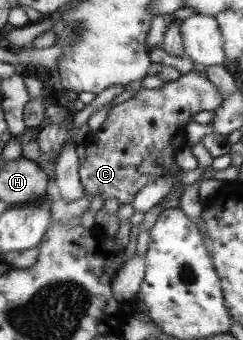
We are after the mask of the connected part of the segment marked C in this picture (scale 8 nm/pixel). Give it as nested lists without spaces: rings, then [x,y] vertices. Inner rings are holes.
[[[191,70],[185,74],[180,74],[177,80],[163,81],[159,88],[145,89],[143,87],[140,87],[138,91],[135,91],[131,98],[122,103],[112,105],[111,108],[109,108],[109,110],[107,110],[106,112],[107,124],[105,124],[105,121],[103,121],[101,123],[101,126],[99,126],[99,128],[95,132],[92,132],[87,138],[83,140],[86,155],[83,163],[78,166],[78,177],[83,190],[87,194],[91,194],[94,199],[99,199],[101,202],[104,202],[108,198],[115,198],[115,200],[119,202],[120,206],[121,204],[130,203],[133,195],[144,184],[156,181],[157,179],[173,179],[174,186],[170,188],[170,192],[173,191],[174,188],[183,187],[182,182],[178,180],[178,176],[183,172],[183,170],[179,169],[177,165],[175,165],[174,155],[179,152],[181,148],[186,146],[186,142],[184,139],[184,128],[187,122],[191,121],[191,116],[197,114],[197,112],[203,112],[203,110],[214,111],[221,102],[222,92],[206,77],[206,74],[203,71]]]

